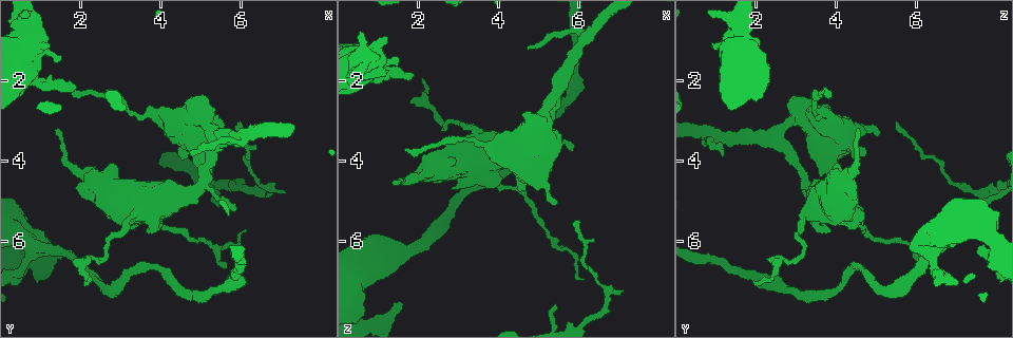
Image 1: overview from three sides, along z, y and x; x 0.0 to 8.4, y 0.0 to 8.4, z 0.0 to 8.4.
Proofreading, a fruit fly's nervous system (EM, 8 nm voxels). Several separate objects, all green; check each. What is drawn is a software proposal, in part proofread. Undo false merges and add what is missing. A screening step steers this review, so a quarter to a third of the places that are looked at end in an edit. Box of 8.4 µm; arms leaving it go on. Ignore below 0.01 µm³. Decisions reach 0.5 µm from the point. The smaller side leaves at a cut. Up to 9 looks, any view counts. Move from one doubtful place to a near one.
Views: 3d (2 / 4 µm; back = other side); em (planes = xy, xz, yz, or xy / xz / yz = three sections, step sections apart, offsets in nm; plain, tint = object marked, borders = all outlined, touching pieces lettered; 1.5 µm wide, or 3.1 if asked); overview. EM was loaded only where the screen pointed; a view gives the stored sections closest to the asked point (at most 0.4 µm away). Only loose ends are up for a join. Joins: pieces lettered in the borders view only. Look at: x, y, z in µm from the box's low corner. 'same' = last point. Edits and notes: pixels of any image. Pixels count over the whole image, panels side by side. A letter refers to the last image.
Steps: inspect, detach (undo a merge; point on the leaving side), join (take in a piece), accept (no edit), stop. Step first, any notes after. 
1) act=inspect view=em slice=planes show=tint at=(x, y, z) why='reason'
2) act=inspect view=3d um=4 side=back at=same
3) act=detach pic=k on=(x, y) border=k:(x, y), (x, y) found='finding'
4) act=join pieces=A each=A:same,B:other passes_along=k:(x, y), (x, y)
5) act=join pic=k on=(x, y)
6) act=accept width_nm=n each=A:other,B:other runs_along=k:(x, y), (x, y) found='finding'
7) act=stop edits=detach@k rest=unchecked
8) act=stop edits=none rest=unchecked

act=inspect view=em slice=planes show=plain at=(1.20, 6.10, 6.85) why='an open end'

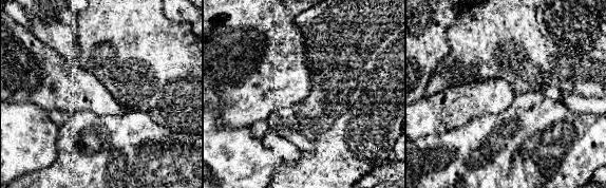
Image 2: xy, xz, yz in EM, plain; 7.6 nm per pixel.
act=inspect view=em slice=planes show=borders at=same

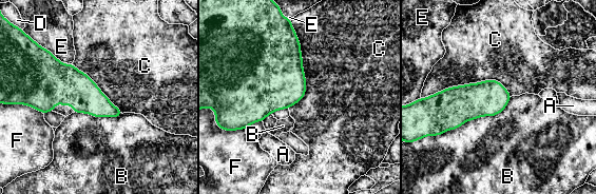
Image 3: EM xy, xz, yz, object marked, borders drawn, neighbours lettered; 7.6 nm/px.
act=accept each=A:other,B:other,C:other,D:other,E:other,F:other border=3:(512, 96), (497, 114), (434, 136) found='no lettered piece goes on from it'

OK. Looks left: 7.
act=inspect view=3d um=4 at=(3.15, 5.45, 3.15) why='calibre changes'

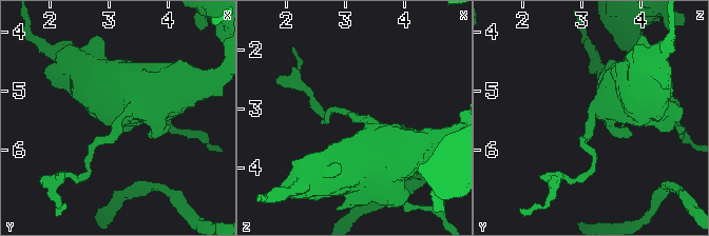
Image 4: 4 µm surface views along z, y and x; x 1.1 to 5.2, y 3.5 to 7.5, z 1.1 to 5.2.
act=inspect view=em slice=planes show=tint at=(3.15, 5.50, 3.15)

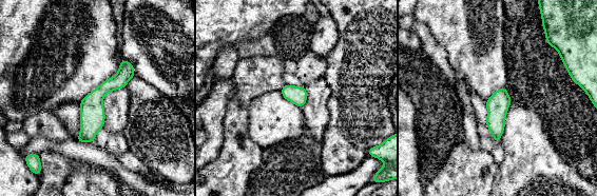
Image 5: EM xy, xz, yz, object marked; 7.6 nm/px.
act=inspect view=em slice=planes show=borders at=same

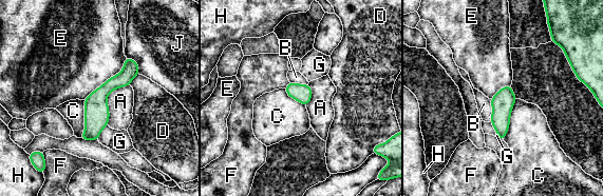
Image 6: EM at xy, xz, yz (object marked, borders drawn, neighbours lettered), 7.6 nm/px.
act=accept longest_contact=E:460nm each=A:other,B:other,C:other,D:other,E:other,F:other,G:other,H:other,J:other border=6:(126, 57), (123, 69), (83, 99) found='one neuron here'

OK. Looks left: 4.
act=inspect view=3d um=2 at=(5.05, 4.60, 3.25) why='sharp bend'

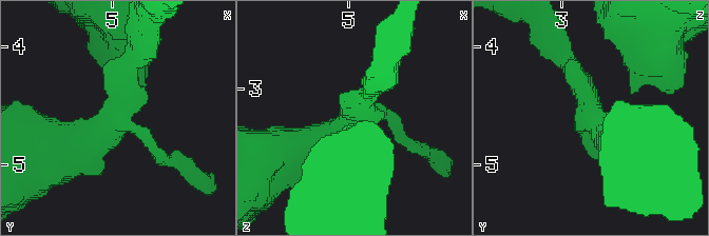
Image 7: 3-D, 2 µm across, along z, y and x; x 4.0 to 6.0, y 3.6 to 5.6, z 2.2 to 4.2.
act=inspect view=em slice=yz step=4 show=tint at=(5.02, 4.52, 3.24)

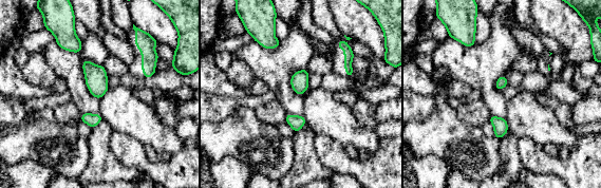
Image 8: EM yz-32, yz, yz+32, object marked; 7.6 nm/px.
act=inspect view=em slice=planes show=borders at=same

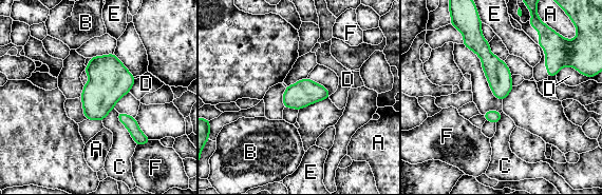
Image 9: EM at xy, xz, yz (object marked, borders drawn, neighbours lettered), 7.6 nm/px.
act=accept each=A:other,B:other,C:other,D:other,E:other,F:other found='continuous, no second neuron'

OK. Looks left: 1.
act=stop edits=none rest=unchecked

